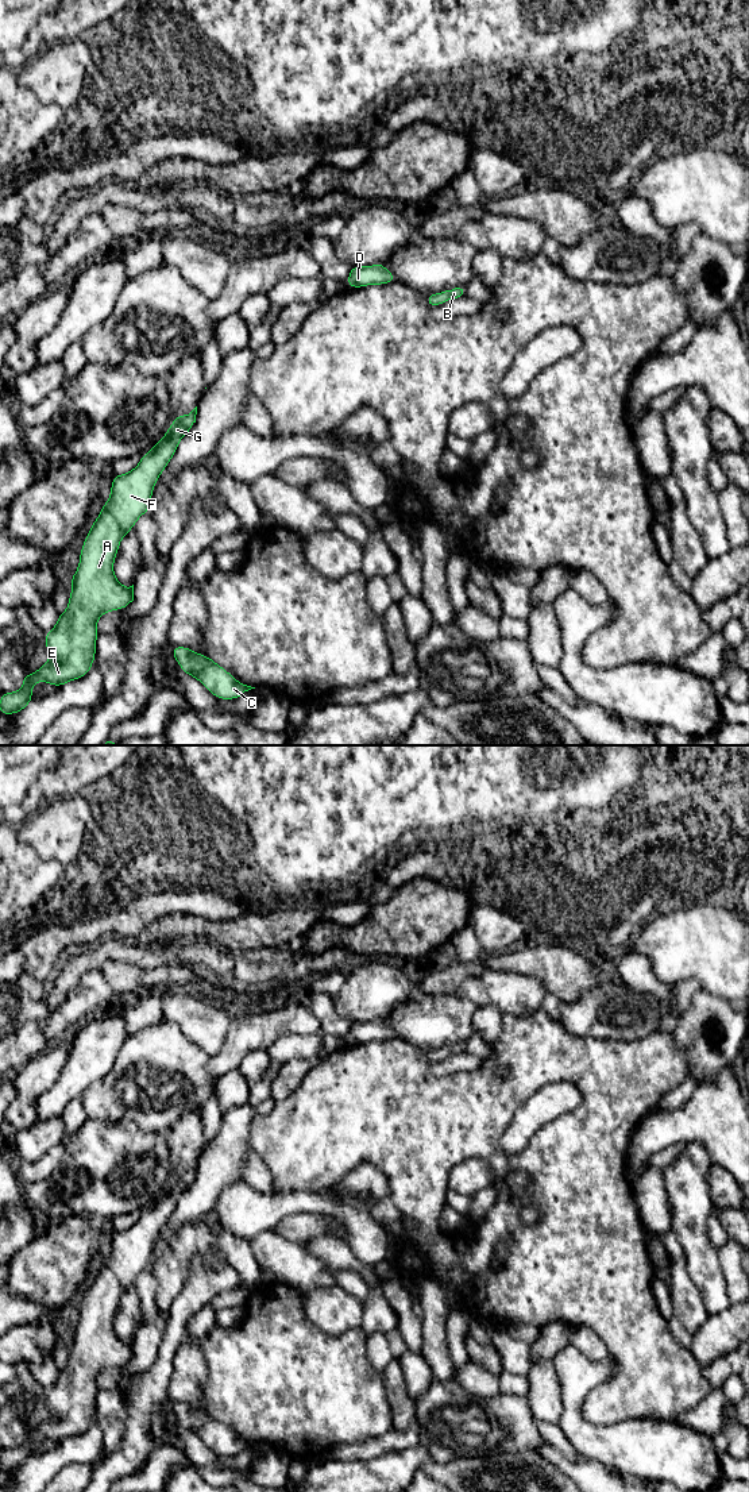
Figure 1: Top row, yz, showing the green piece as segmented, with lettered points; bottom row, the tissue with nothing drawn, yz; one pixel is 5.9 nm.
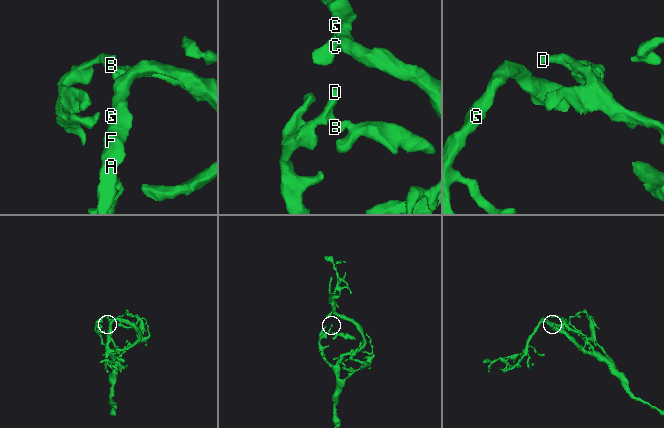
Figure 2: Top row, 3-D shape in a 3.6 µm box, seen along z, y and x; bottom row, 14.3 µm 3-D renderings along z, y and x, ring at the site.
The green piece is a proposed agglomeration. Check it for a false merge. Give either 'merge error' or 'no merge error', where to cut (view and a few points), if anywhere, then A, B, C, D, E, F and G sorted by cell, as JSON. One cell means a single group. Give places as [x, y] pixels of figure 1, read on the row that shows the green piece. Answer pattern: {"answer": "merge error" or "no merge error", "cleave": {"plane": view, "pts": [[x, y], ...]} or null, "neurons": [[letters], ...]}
{"answer": "no merge error", "cleave": null, "neurons": [["A", "B", "C", "D", "E", "F", "G"]]}

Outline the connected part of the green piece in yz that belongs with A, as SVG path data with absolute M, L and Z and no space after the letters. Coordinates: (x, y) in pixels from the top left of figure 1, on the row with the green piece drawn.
M197 406L185 416L175 416L165 436L143 454L140 462L130 473L115 475L111 485L111 497L103 505L99 517L93 521L84 539L80 563L70 577L72 593L66 610L58 616L53 631L45 633L49 663L34 674L23 675L23 687L0 695L0 713L9 716L20 713L32 701L35 682L46 682L57 687L86 675L96 658L97 620L108 612L126 609L134 601L134 585L124 587L116 578L113 562L121 539L132 531L142 514L150 512L154 485L175 454L179 440L196 423Z

